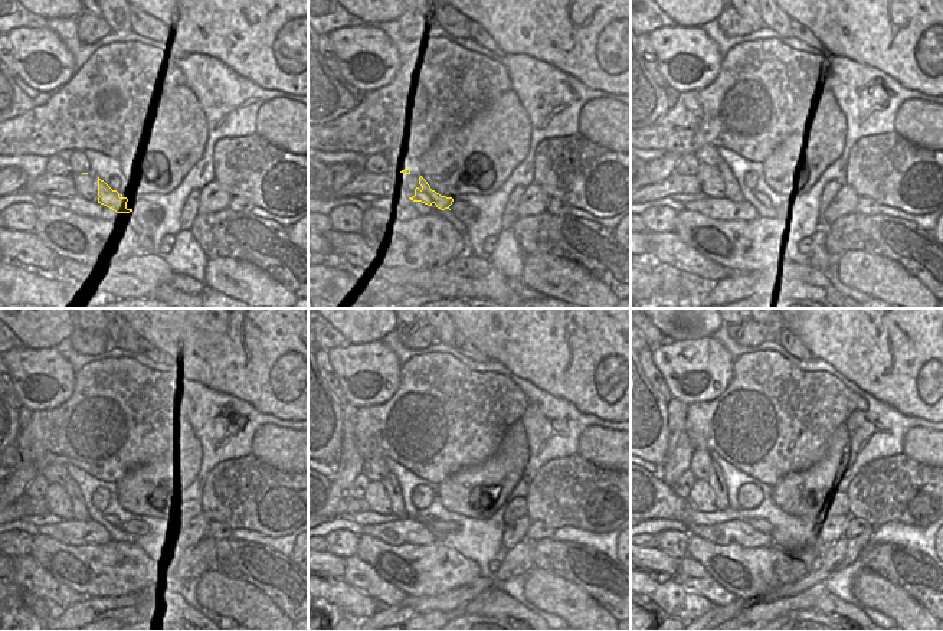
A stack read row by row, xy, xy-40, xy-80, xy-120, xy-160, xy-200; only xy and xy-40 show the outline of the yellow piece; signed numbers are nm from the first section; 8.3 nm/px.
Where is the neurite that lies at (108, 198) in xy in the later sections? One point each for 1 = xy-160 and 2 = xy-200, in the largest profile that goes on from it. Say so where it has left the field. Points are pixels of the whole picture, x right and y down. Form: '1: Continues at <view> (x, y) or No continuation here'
1: Continues at xy-160 (390, 483)
2: Continues at xy-200 (716, 480).

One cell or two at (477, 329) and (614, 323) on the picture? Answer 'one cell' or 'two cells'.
one cell

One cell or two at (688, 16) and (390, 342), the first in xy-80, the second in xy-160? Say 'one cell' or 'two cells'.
two cells

